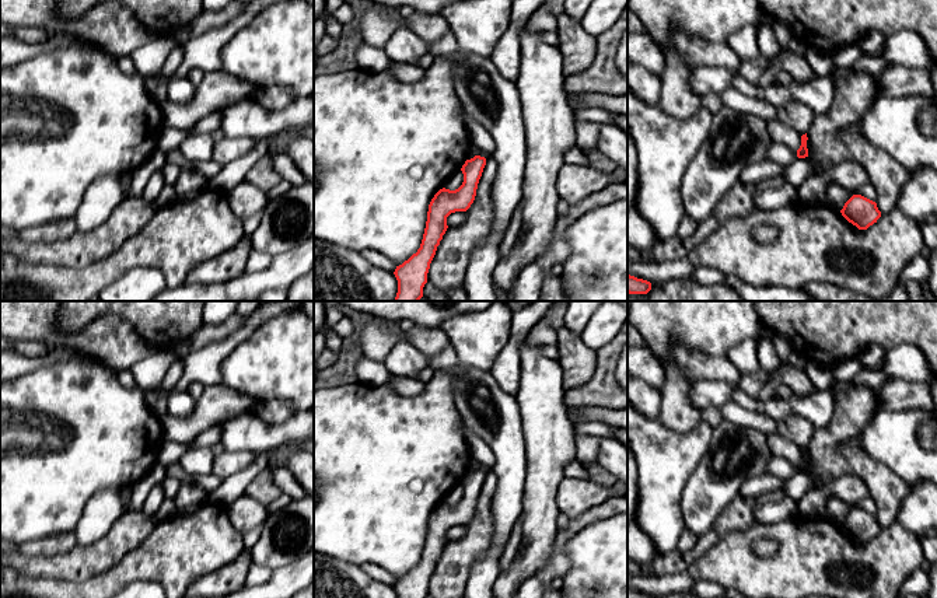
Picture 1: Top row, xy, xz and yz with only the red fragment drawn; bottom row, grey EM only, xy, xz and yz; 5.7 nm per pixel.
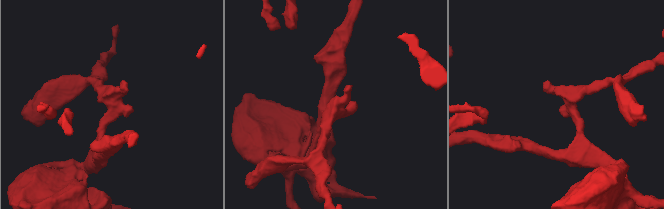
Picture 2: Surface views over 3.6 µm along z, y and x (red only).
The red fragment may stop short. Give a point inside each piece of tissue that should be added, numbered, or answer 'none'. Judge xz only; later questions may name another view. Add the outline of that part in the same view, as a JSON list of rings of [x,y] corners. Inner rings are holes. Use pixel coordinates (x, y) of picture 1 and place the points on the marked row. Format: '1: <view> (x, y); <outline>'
none

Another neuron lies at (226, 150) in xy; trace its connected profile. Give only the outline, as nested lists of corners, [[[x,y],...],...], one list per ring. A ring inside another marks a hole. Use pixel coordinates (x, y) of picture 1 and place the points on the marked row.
[[[223,137],[221,140],[214,141],[211,160],[218,162],[220,165],[225,165],[248,154],[255,147],[256,141],[258,140],[252,137]]]

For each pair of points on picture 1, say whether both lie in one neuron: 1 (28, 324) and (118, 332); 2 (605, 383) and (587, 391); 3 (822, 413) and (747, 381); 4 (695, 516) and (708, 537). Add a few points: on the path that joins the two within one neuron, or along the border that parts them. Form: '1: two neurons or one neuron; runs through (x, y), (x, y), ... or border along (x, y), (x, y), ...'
1: one neuron; runs through (51, 336), (59, 342), (95, 342)
2: one neuron; runs through (601, 387), (597, 391), (591, 391)
3: two neurons; border along (736, 385), (755, 399)
4: two neurons; border along (724, 506), (715, 523), (698, 537)

